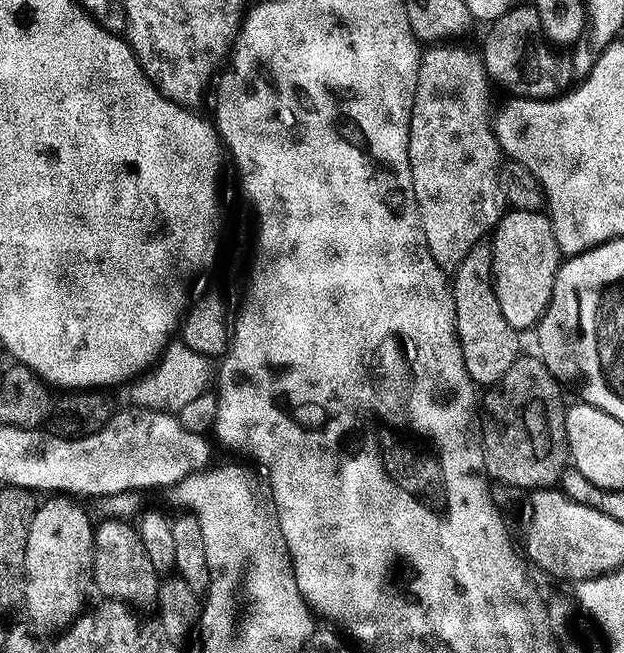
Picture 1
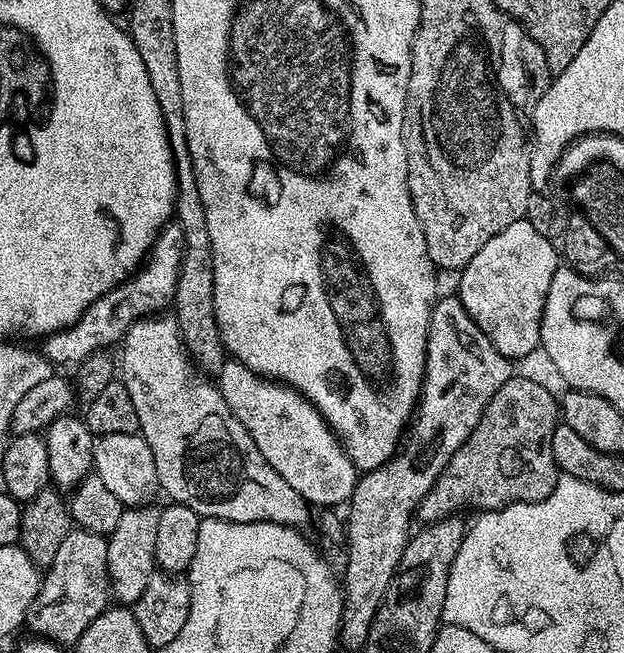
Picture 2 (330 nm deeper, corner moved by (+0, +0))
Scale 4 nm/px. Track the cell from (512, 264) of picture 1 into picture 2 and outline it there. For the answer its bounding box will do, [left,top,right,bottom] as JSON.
[458,218,557,362]

